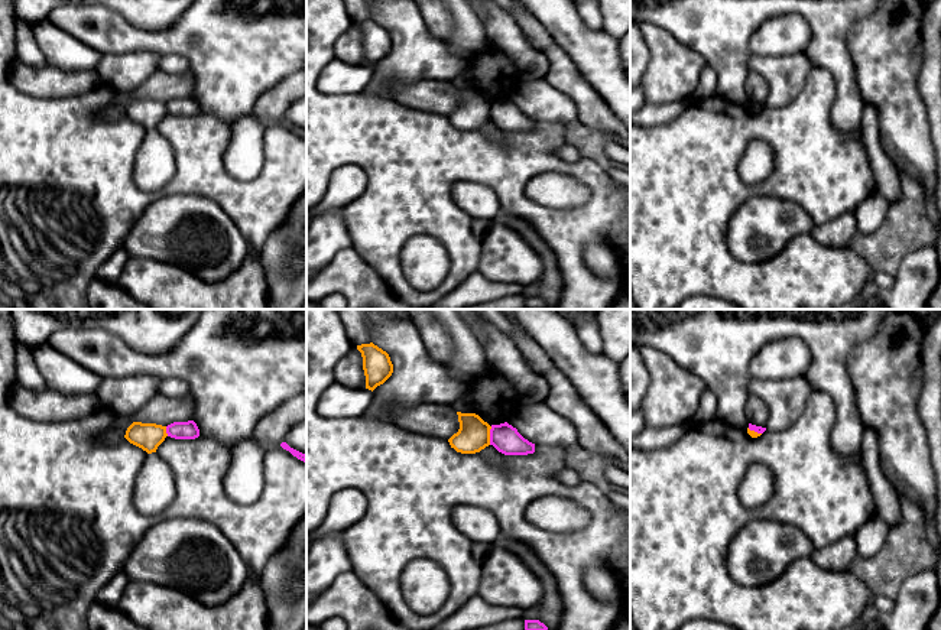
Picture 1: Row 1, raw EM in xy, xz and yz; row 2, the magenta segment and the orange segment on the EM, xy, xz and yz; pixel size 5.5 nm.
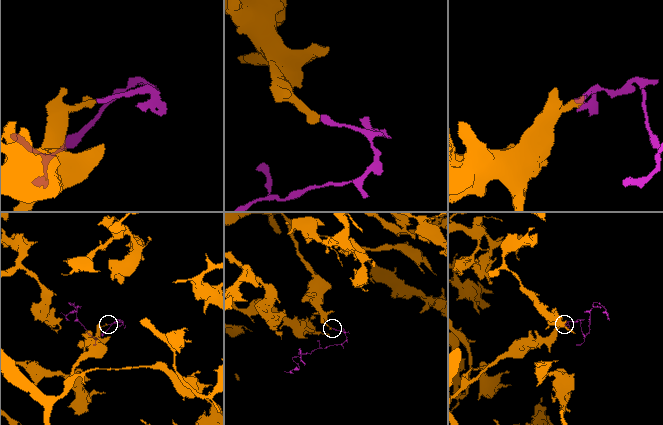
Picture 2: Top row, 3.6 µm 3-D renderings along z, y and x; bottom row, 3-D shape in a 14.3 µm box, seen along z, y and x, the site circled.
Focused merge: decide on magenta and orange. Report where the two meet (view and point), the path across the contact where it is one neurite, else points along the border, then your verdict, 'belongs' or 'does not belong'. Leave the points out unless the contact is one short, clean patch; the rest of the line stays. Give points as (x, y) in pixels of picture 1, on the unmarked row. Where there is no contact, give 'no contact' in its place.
xz (490, 111) | along xz (492, 103), (489, 120) | does not belong

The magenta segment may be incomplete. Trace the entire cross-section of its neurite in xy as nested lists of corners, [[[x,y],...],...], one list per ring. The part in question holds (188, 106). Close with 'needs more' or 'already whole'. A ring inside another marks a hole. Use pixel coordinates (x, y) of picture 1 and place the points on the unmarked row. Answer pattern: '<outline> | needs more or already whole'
[[[194,97],[173,98],[166,103],[166,110],[175,116],[195,116],[199,113],[199,105]]] | already whole

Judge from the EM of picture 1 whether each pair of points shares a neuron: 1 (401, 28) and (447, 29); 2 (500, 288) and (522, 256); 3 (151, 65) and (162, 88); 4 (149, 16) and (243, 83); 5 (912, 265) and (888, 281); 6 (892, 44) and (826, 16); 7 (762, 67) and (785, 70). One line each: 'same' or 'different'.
1: different
2: different
3: different
4: different
5: different
6: different
7: same

